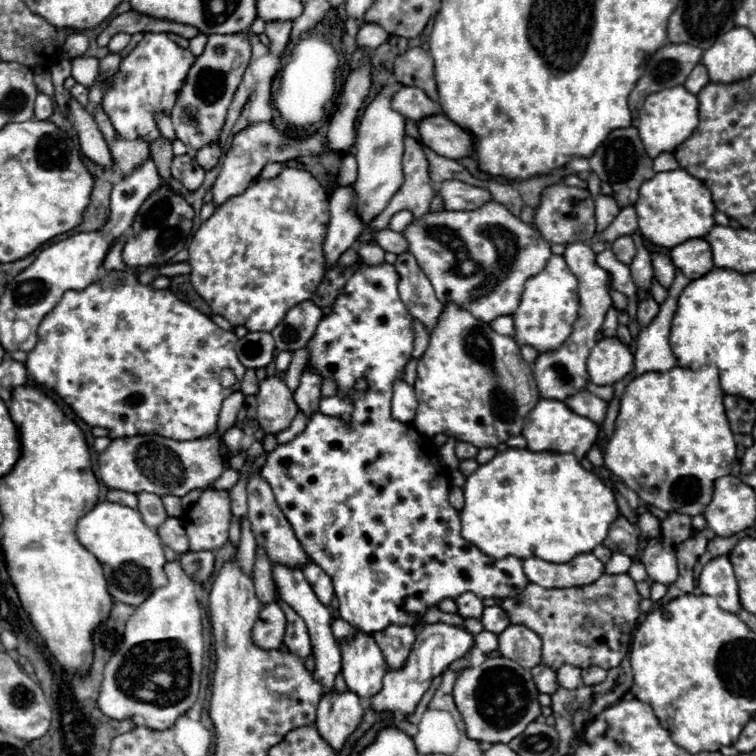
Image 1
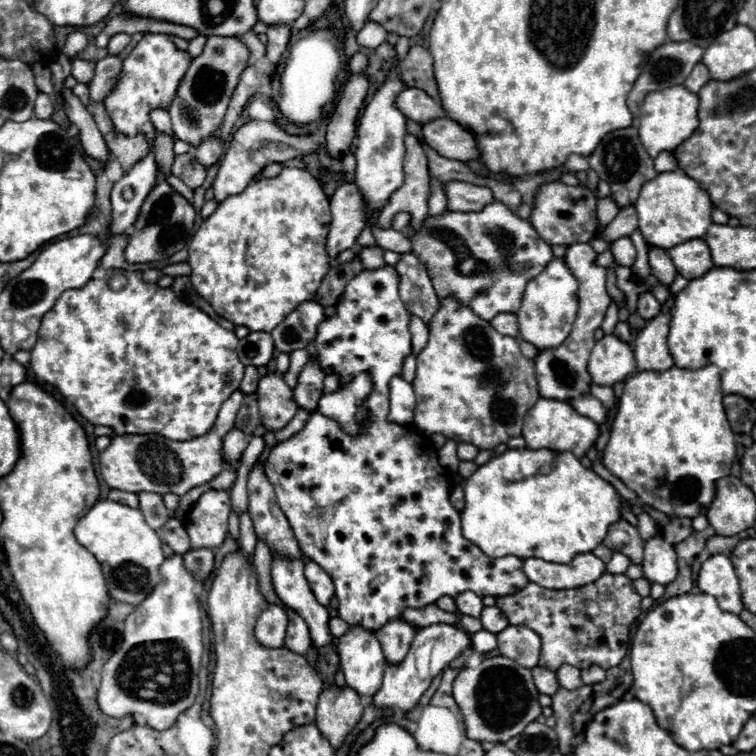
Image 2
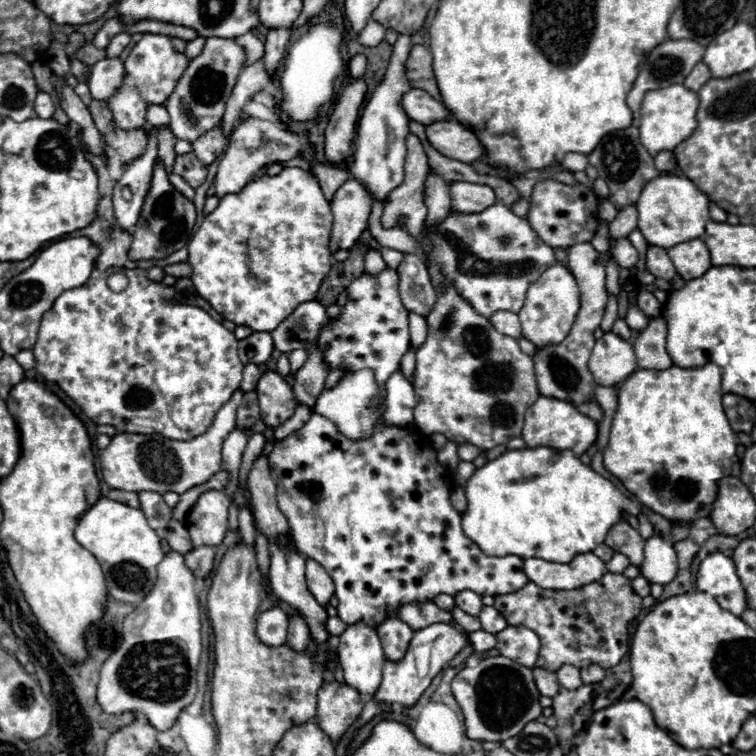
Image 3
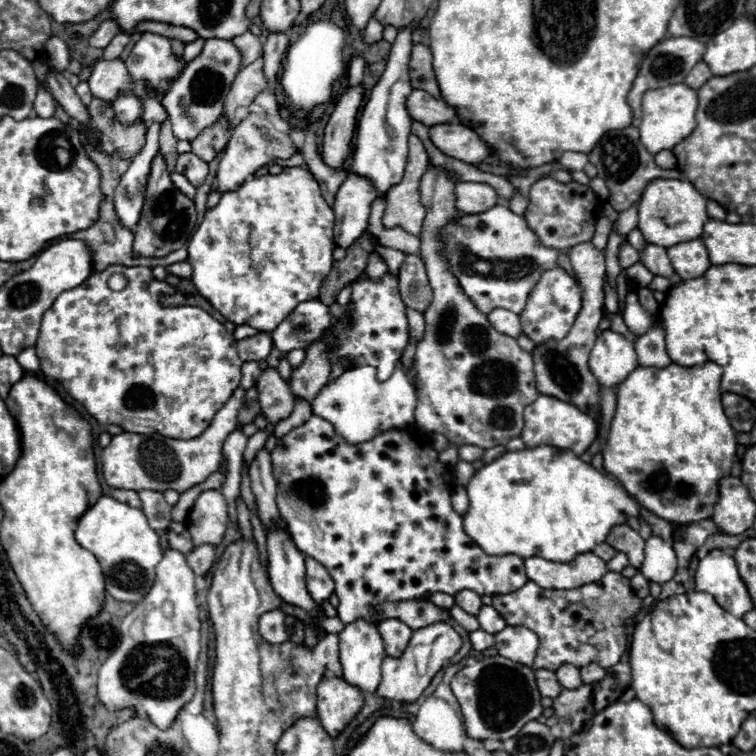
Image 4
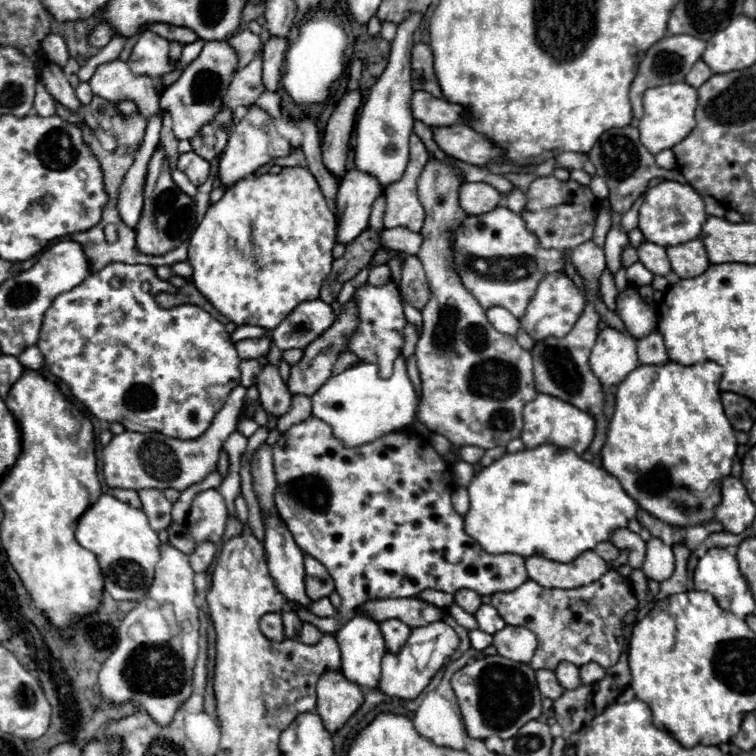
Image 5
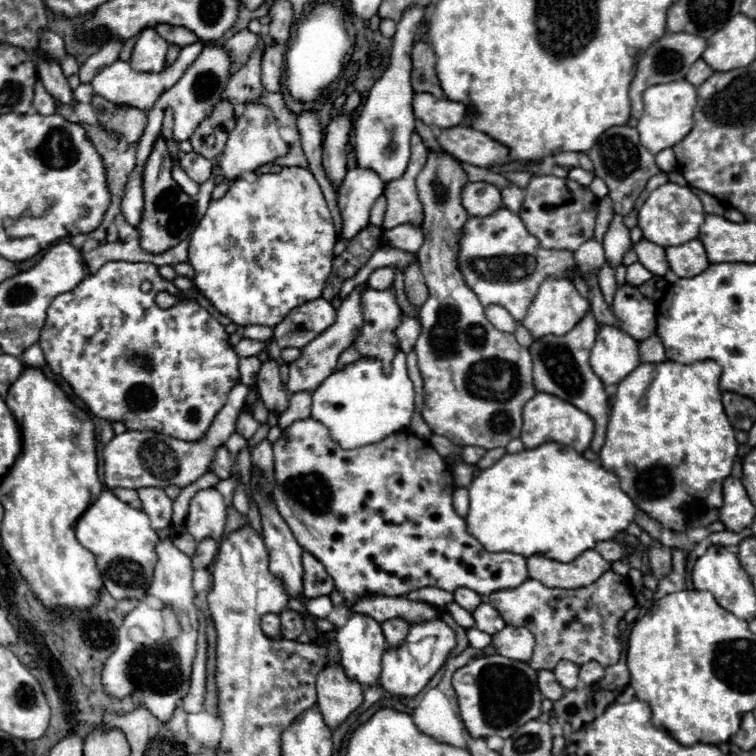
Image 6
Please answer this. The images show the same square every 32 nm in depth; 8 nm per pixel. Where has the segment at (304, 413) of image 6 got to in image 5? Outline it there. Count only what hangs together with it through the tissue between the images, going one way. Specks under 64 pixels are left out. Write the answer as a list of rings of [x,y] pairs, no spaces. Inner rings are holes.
[[[294,394],[294,396],[292,396],[292,406],[290,406],[290,410],[288,410],[284,416],[278,418],[278,426],[276,426],[276,428],[278,428],[280,432],[286,432],[290,426],[308,420],[310,416],[312,416],[312,402],[310,402],[310,398],[304,396],[304,394]]]

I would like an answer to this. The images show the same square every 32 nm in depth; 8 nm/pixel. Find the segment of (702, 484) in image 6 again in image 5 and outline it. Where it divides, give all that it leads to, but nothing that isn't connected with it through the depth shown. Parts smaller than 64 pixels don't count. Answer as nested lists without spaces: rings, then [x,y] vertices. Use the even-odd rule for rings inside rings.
[[[604,326],[598,332],[596,344],[590,354],[590,368],[604,388],[618,384],[614,396],[614,414],[608,424],[606,444],[600,452],[602,466],[620,480],[624,492],[640,508],[644,508],[664,524],[670,524],[674,528],[688,528],[712,522],[714,508],[722,500],[718,484],[730,474],[738,447],[734,428],[728,424],[720,402],[718,382],[722,378],[722,368],[712,360],[692,366],[682,366],[676,362],[666,362],[662,366],[638,364],[636,340],[630,334],[614,330],[610,326]]]

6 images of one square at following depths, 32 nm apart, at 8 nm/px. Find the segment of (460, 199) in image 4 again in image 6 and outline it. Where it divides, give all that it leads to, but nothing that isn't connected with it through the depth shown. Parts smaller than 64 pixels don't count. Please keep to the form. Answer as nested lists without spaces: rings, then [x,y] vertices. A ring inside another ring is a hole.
[[[468,182],[462,190],[462,206],[470,216],[490,216],[502,208],[500,190],[488,182]]]

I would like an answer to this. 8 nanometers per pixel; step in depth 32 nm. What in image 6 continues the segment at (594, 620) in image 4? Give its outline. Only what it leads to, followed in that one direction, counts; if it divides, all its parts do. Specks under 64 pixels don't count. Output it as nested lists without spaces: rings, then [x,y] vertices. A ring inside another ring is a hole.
[[[608,570],[598,582],[576,590],[548,588],[538,580],[528,578],[516,588],[492,592],[490,604],[500,612],[508,626],[524,626],[536,636],[536,652],[528,664],[534,670],[554,670],[560,660],[570,660],[578,666],[590,660],[596,660],[602,666],[616,664],[622,652],[618,622],[636,602],[628,578]]]

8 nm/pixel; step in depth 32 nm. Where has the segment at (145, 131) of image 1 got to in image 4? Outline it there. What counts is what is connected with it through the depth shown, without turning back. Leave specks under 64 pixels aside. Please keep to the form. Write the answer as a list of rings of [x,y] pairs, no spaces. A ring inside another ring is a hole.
[[[144,32],[142,38],[132,48],[126,66],[132,78],[146,80],[152,94],[160,100],[172,86],[172,80],[180,76],[184,60],[172,54],[168,38]],[[122,94],[112,102],[112,108],[116,112],[116,118],[122,124],[132,124],[132,122],[142,118],[142,106],[140,106],[140,100],[136,96]]]

